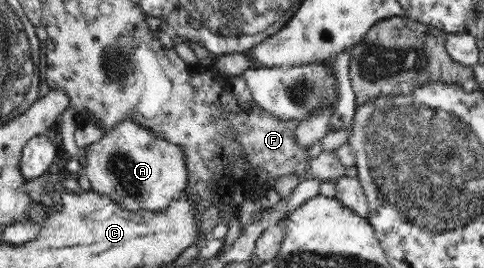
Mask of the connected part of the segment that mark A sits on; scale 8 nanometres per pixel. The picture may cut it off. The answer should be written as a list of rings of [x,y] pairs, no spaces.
[[[126,117],[110,133],[104,134],[100,141],[95,141],[82,151],[86,156],[86,166],[82,172],[91,183],[90,191],[110,195],[112,199],[128,211],[164,211],[174,199],[185,191],[189,175],[185,166],[185,153],[173,143],[156,135],[147,127],[140,127],[135,121]]]

